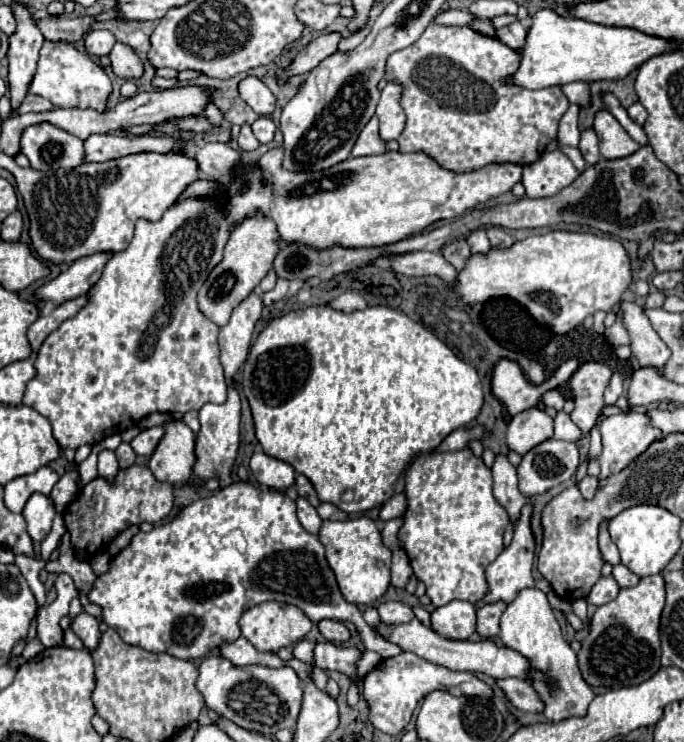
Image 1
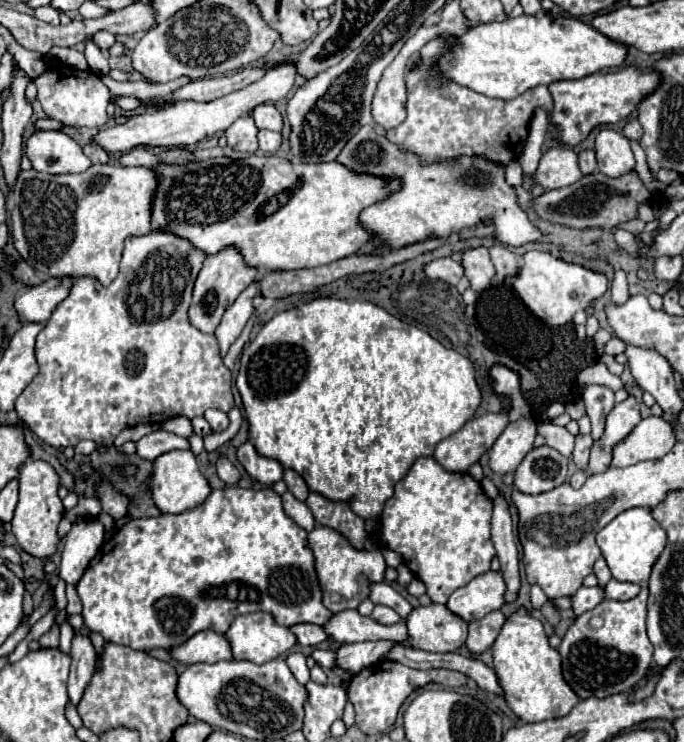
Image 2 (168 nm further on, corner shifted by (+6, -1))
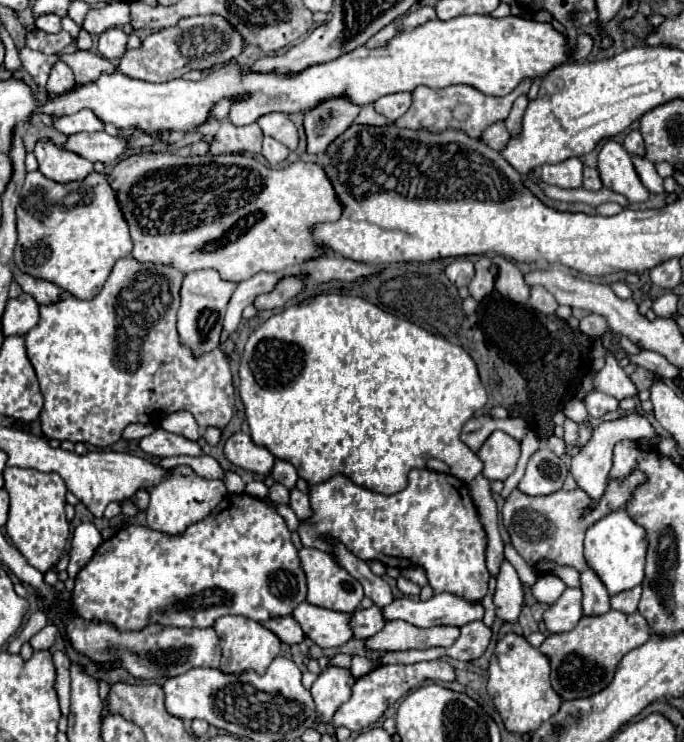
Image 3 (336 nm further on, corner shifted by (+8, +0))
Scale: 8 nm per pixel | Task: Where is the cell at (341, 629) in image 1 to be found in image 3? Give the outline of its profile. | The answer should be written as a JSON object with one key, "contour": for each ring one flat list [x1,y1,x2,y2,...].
{"contour":[[277,616,275,620,263,622,263,626,275,632,279,640,285,644,301,644,305,640,305,632,301,630,299,622,293,616]]}

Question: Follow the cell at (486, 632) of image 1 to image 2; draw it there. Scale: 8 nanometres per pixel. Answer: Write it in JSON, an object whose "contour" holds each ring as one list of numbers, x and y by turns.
{"contour":[[493,611,493,613,485,615,483,619,471,621,469,623,469,635,465,641,467,649,473,655,487,651,493,645,493,641,497,639,503,623,505,623,505,615,501,611]]}

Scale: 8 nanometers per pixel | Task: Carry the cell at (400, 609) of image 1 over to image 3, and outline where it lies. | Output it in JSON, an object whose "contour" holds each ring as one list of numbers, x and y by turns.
{"contour":[[371,606,367,610,357,610,355,616,353,616,353,632,355,632,355,638,359,640,365,640,369,636,373,636,375,632,383,630,385,626,385,618,383,618,383,612,379,606]]}

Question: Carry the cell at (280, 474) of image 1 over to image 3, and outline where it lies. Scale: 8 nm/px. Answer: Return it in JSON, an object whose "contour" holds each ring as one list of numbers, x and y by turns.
{"contour":[[237,432,225,442,225,456,235,466,263,476,267,476,275,464,275,456,271,456,267,448,253,444,251,436,245,432]]}

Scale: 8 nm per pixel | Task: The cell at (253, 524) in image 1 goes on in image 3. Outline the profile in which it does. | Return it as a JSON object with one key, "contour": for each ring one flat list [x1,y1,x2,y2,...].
{"contour":[[227,494,215,508,215,512,209,512,203,520,191,524,185,532,181,534,165,534,165,532,159,532,159,530,153,530,149,526,139,526,139,524,131,524,131,526,125,526,121,528,117,534,113,534,109,540,105,540,97,550,95,550,95,556,87,562,87,566,77,574,77,596,73,592,73,602,77,602,77,616,83,618,83,620,93,620,93,622,105,622,105,624,111,624,115,626,119,632,137,632,137,630,143,630,145,626,149,624,161,624,161,626,173,626,173,628,209,628,215,624,217,618,225,616,225,614,239,614,239,616,245,616,245,618,251,618,255,622,267,622,271,618,277,618,277,616,291,616,293,610,305,602,307,598,307,580,305,580,305,572,301,568,301,560,297,556,297,548,291,540,291,532,283,520,283,516,277,512,275,504,269,504,269,502,263,502,255,496,249,496,249,494]]}

